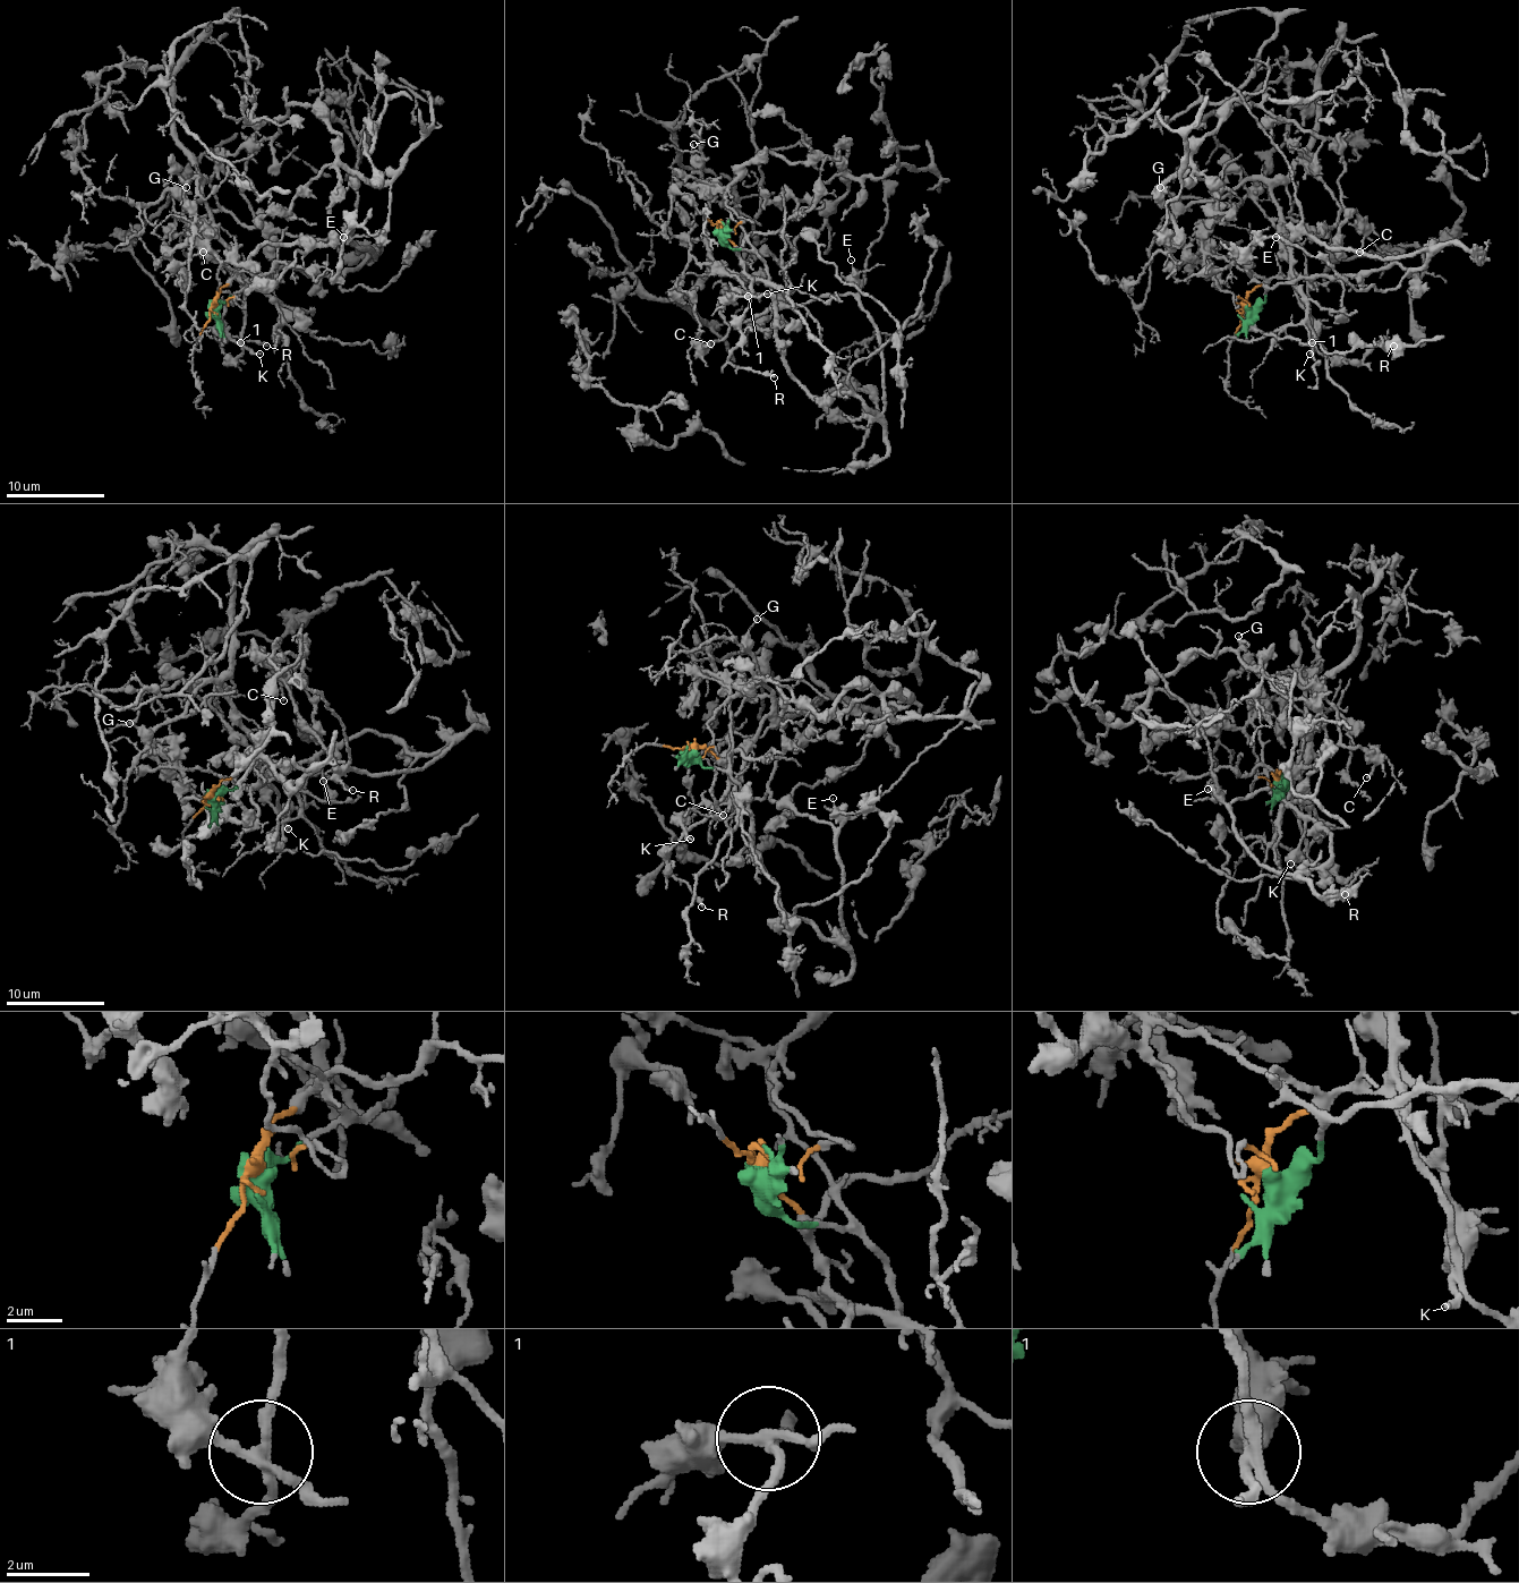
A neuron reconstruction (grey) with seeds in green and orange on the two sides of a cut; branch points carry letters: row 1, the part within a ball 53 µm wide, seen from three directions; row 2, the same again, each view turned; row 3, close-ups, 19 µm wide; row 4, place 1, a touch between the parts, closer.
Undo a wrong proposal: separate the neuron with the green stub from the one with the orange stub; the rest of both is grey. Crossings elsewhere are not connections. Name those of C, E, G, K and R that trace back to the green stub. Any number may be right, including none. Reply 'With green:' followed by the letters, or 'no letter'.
With green: C, E, K

